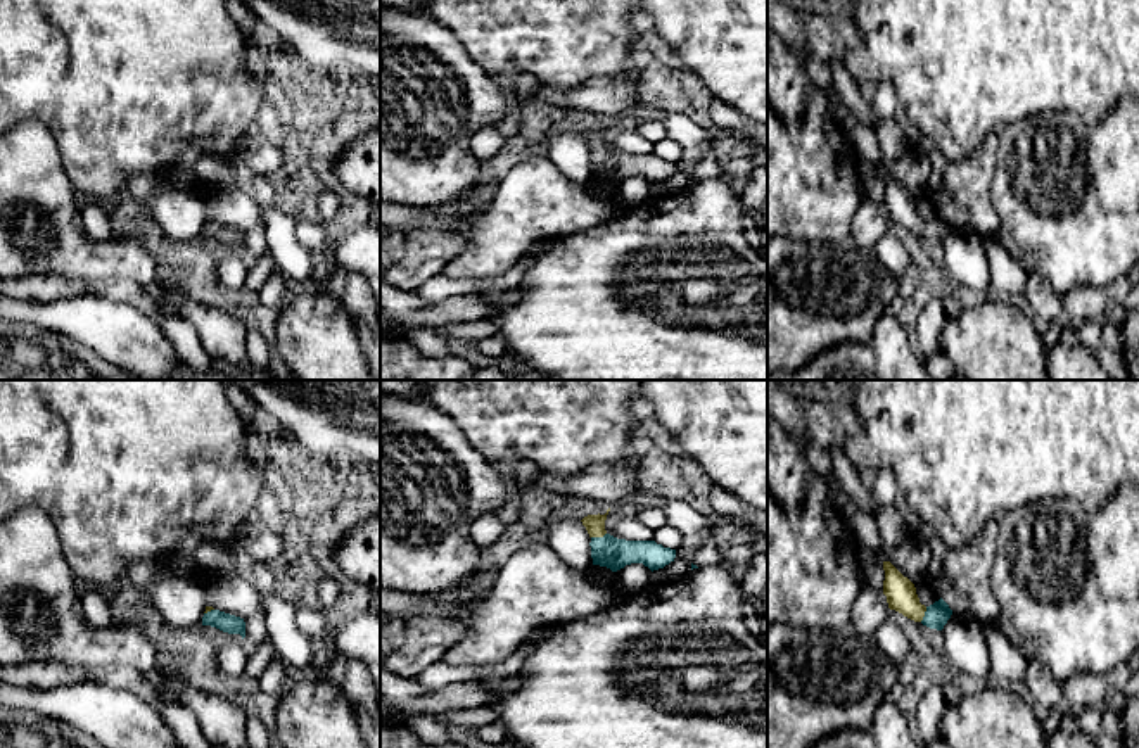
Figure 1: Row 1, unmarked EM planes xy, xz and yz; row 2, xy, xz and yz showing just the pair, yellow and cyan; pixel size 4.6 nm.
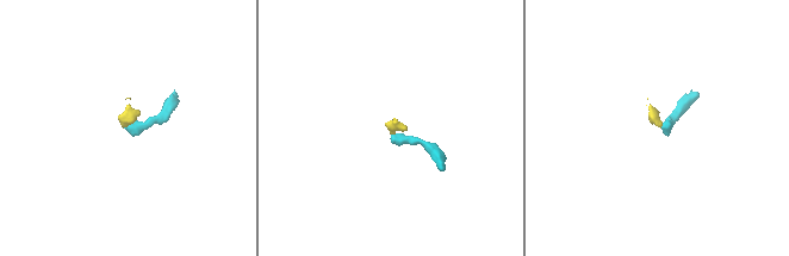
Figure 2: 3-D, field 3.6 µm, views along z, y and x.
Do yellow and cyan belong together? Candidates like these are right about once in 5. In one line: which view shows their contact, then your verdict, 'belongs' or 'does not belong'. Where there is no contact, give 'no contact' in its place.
xz | belongs

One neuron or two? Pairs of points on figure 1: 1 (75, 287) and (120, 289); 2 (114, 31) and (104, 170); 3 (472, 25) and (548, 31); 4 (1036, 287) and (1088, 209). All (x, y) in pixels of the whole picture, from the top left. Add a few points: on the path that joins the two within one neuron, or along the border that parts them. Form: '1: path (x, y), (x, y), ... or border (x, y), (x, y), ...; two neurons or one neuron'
1: path (85, 287), (109, 289); one neuron
2: path (114, 66), (114, 114), (106, 135); one neuron
3: path (491, 31), (529, 31); one neuron
4: border (1027, 272), (1037, 272), (1060, 296); two neurons

